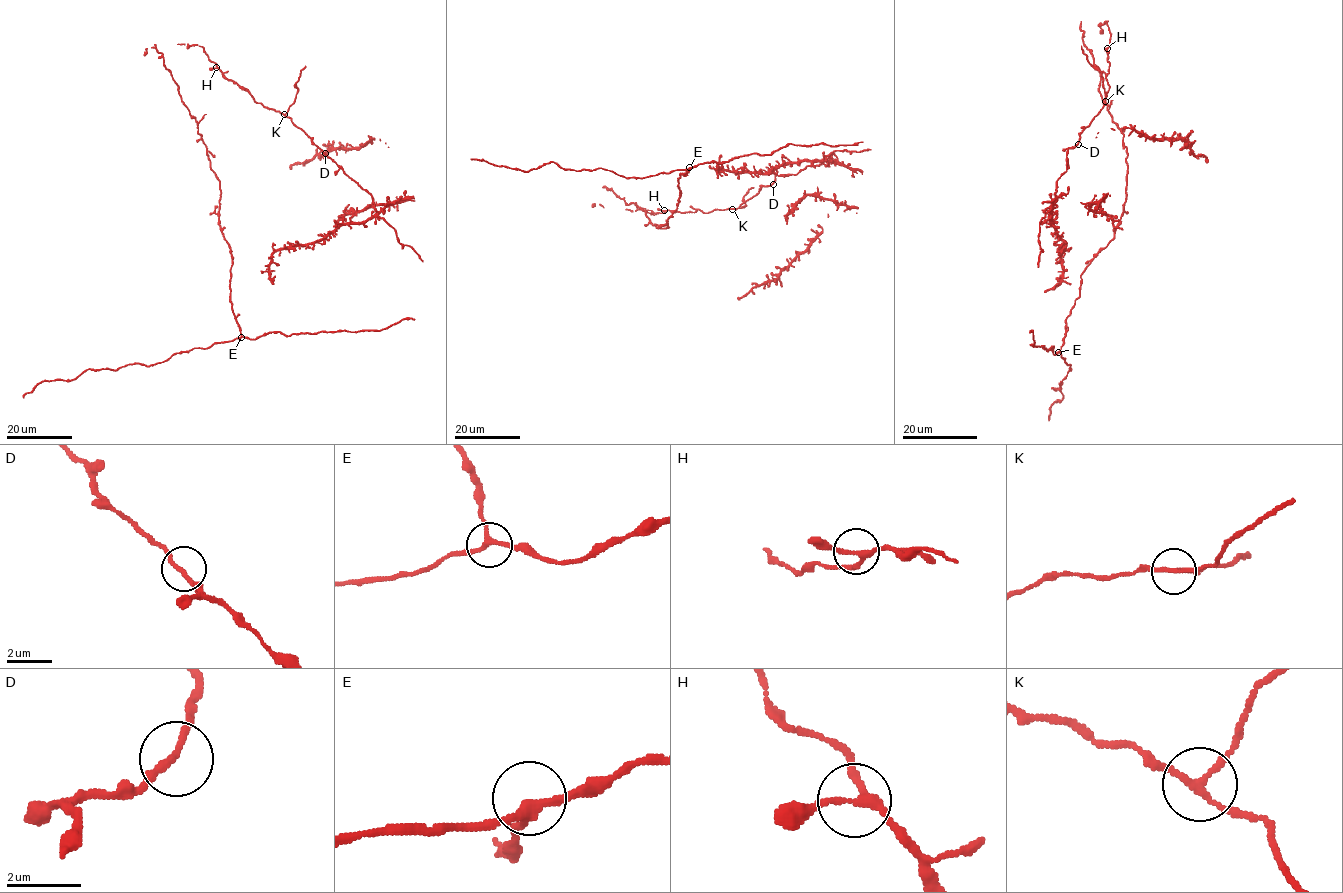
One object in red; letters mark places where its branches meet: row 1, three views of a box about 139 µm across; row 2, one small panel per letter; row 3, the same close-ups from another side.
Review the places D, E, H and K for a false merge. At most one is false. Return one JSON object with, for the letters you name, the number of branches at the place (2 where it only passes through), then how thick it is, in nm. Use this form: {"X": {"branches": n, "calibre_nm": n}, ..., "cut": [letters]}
{"K": {"branches": 3, "calibre_nm": 160}, "cut": ["K"]}

